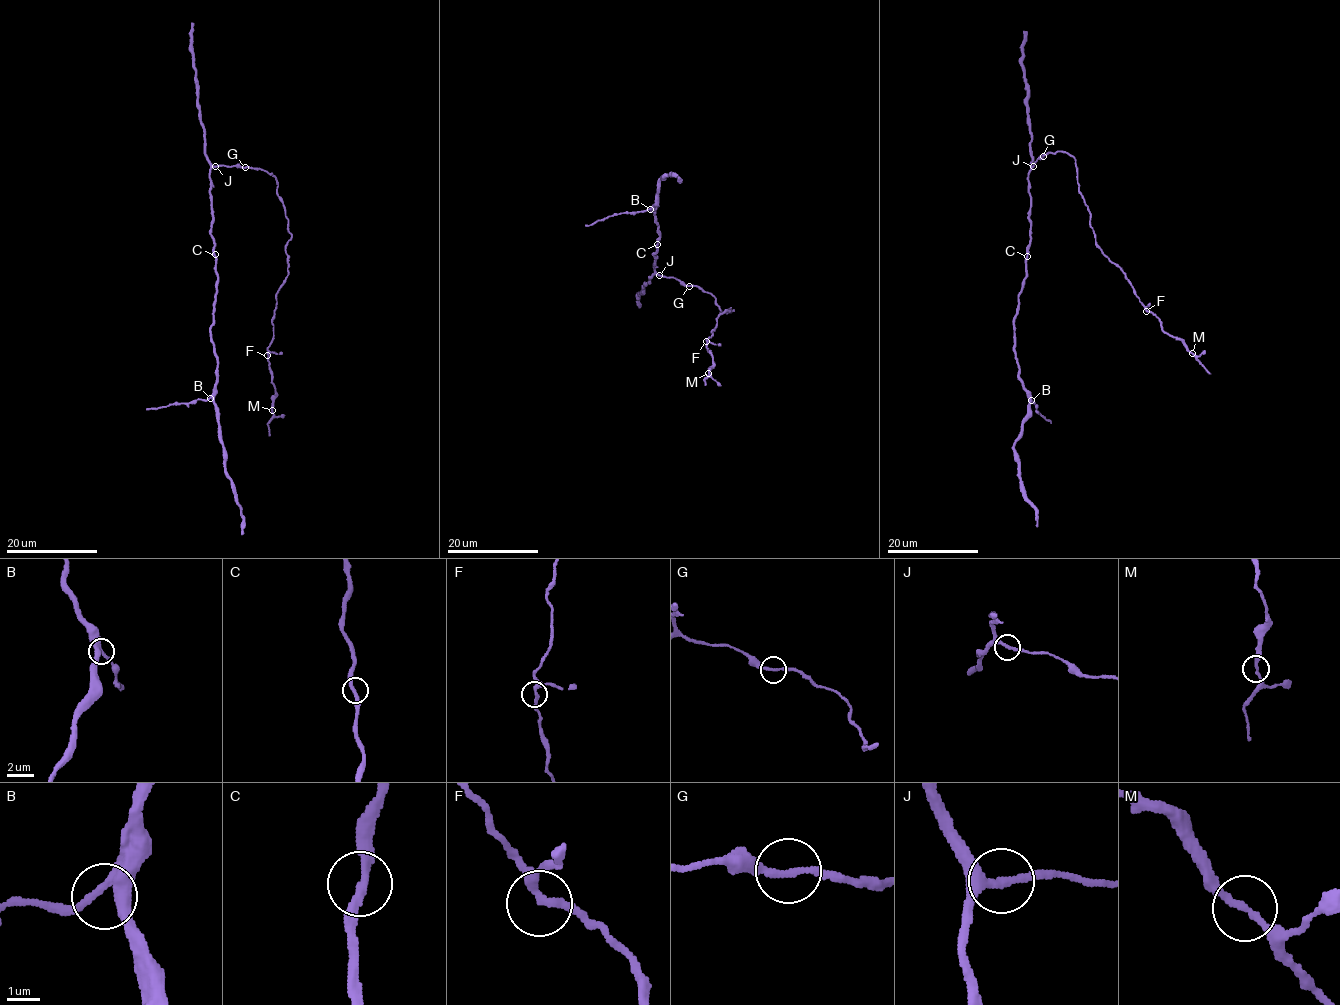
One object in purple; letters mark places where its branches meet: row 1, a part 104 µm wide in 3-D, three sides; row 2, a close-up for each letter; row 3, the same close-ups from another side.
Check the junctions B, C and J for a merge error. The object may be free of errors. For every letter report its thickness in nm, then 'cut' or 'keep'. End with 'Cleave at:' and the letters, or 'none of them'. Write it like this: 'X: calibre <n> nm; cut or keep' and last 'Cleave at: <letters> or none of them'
B: calibre 260 nm; keep
C: calibre 280 nm; keep
J: calibre 200 nm; keep
Cleave at: none of them

